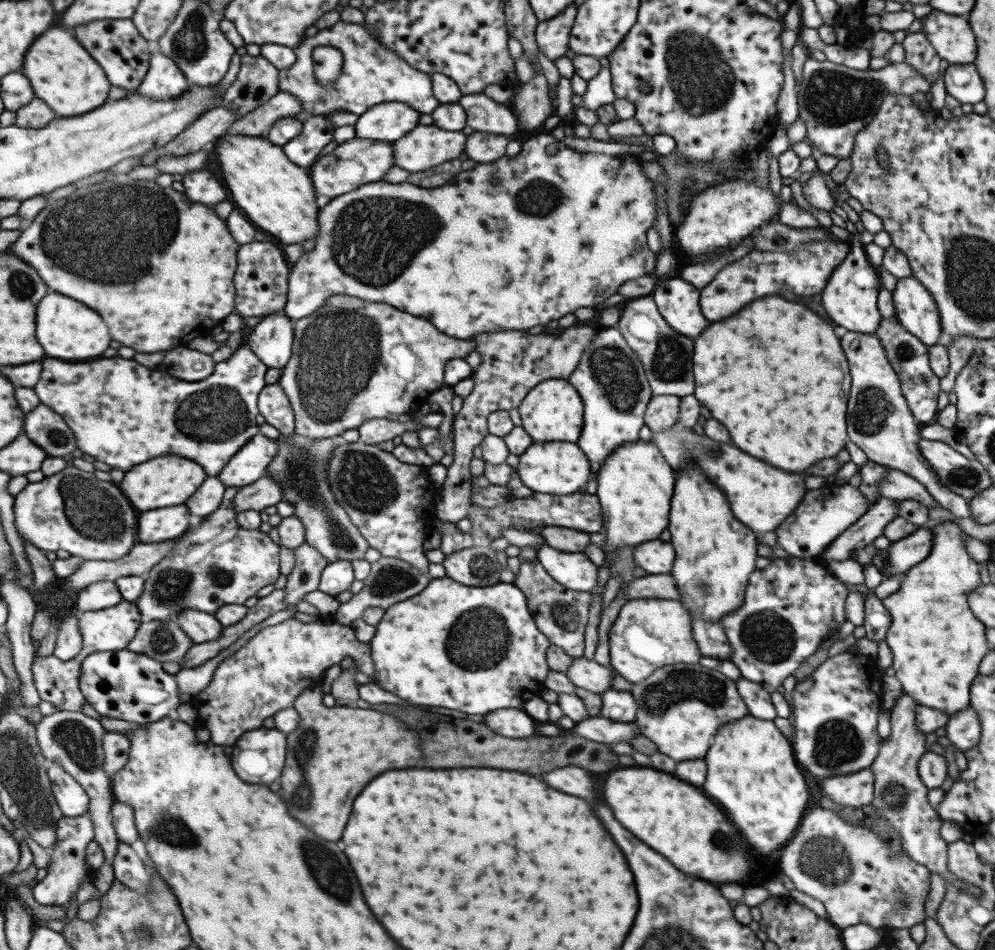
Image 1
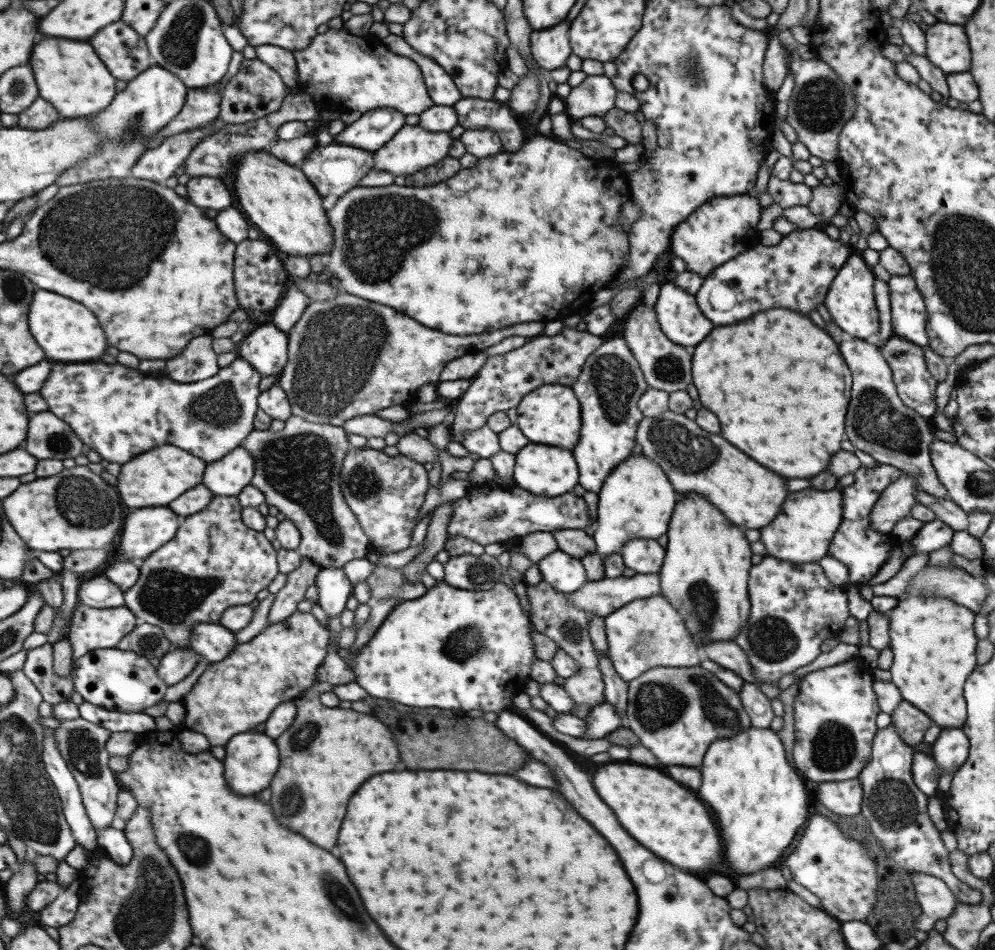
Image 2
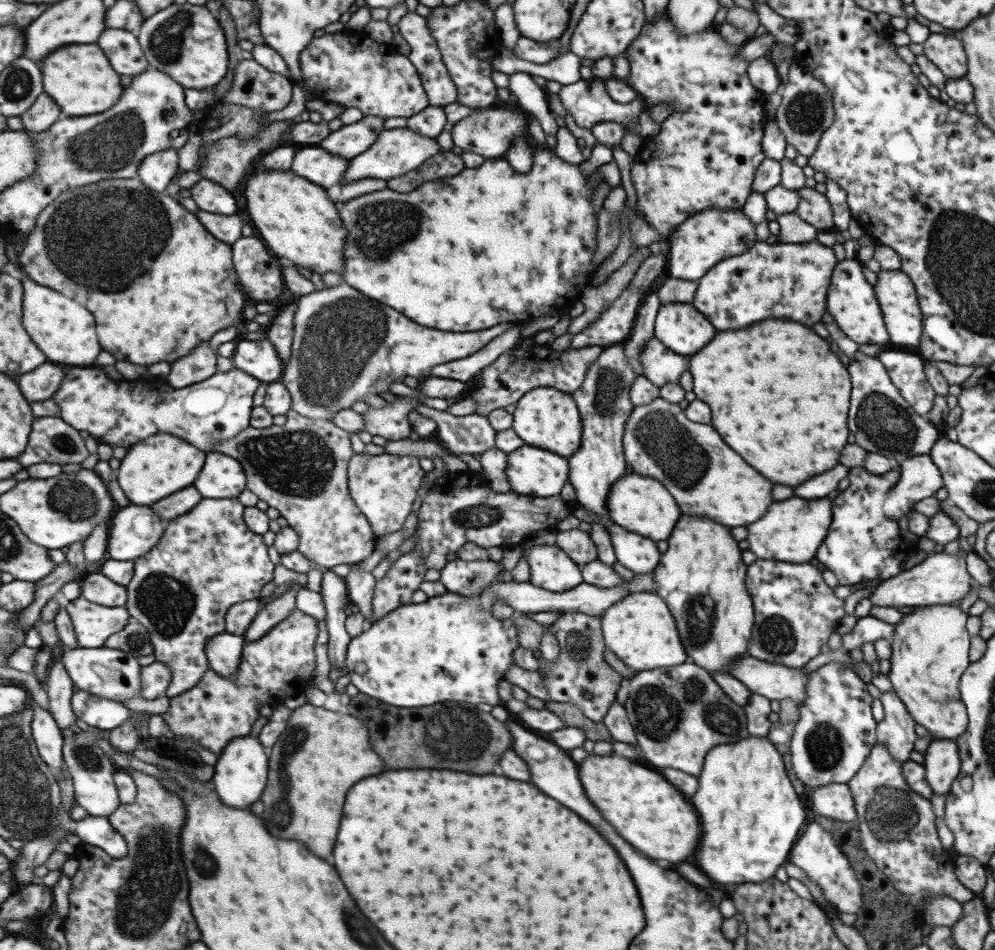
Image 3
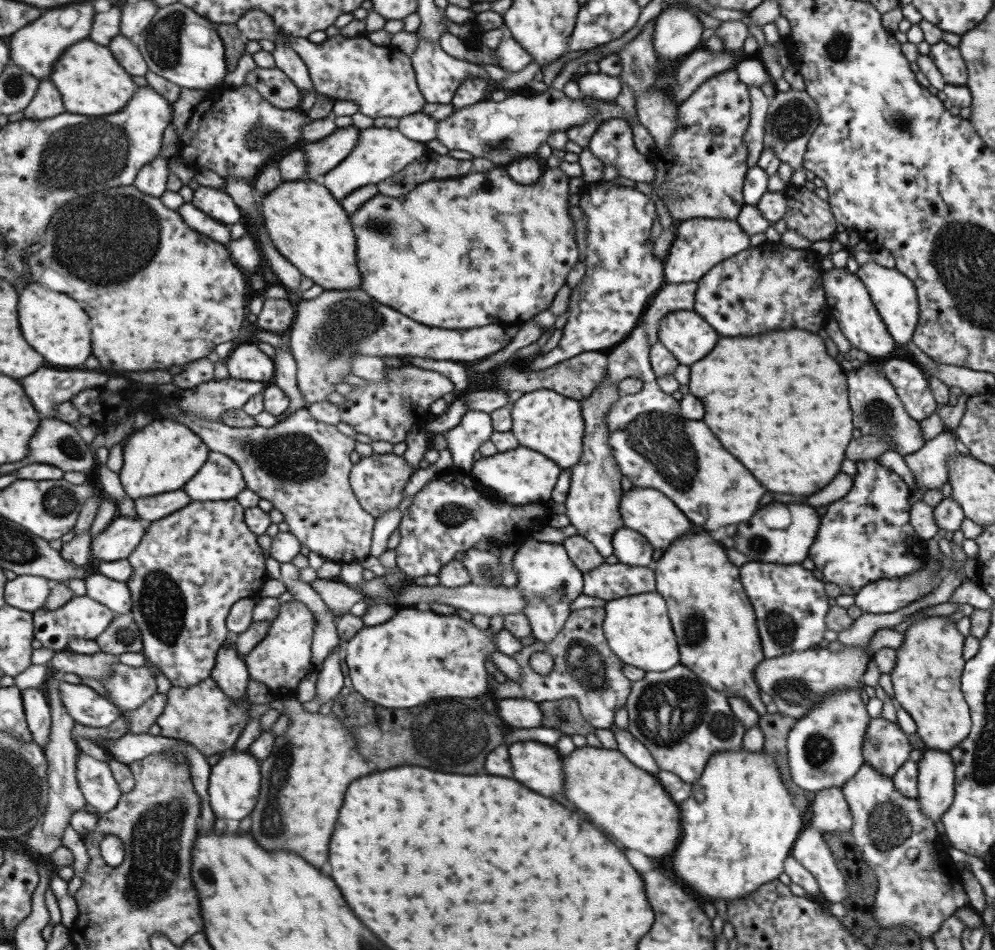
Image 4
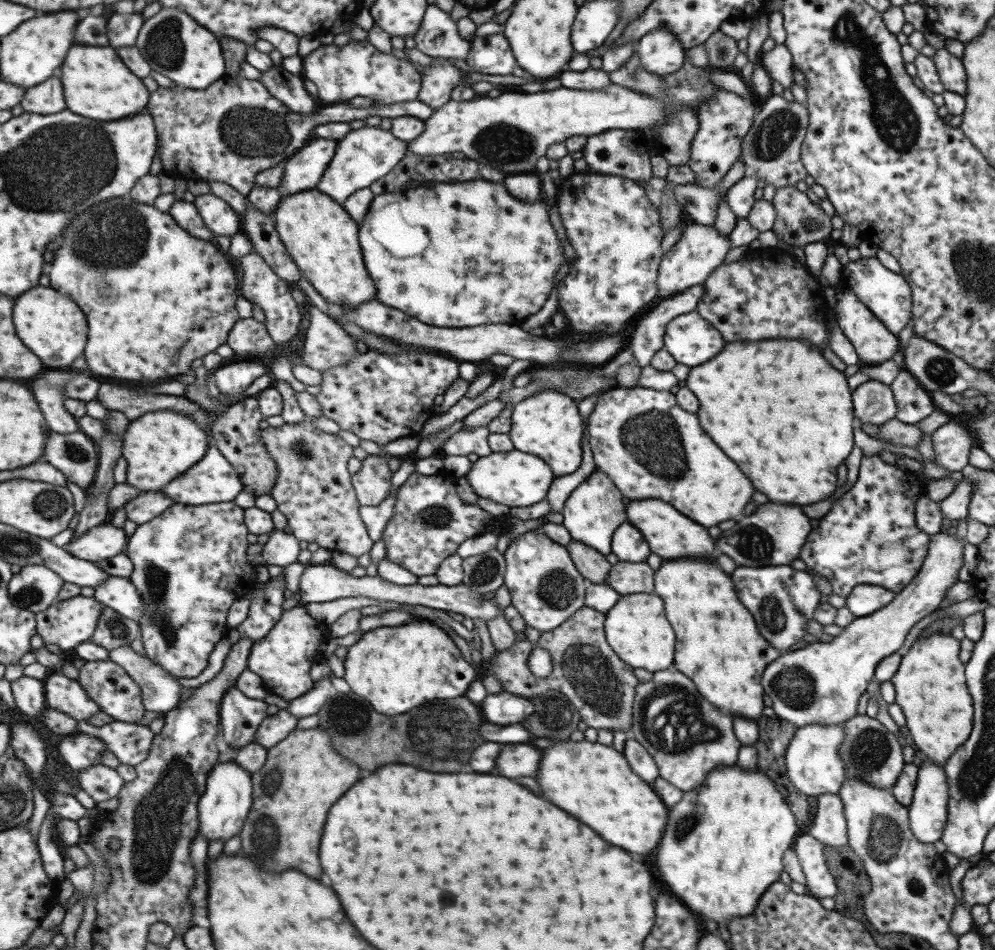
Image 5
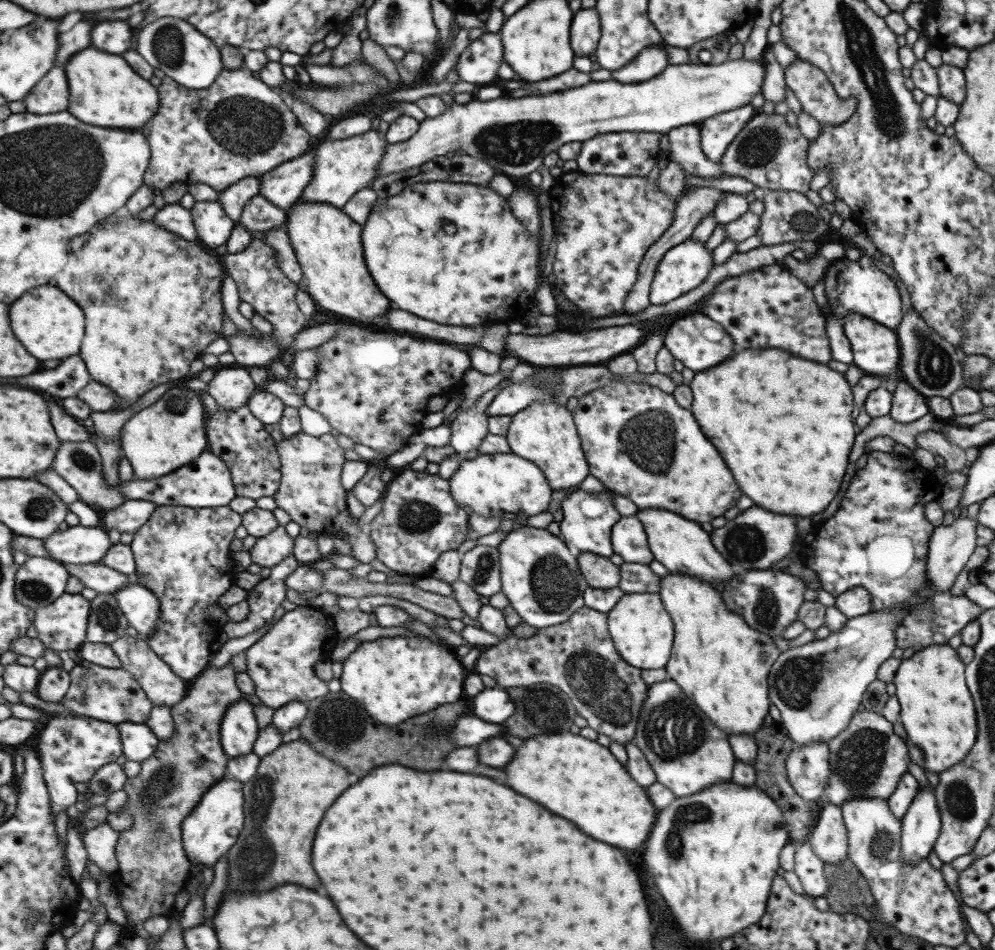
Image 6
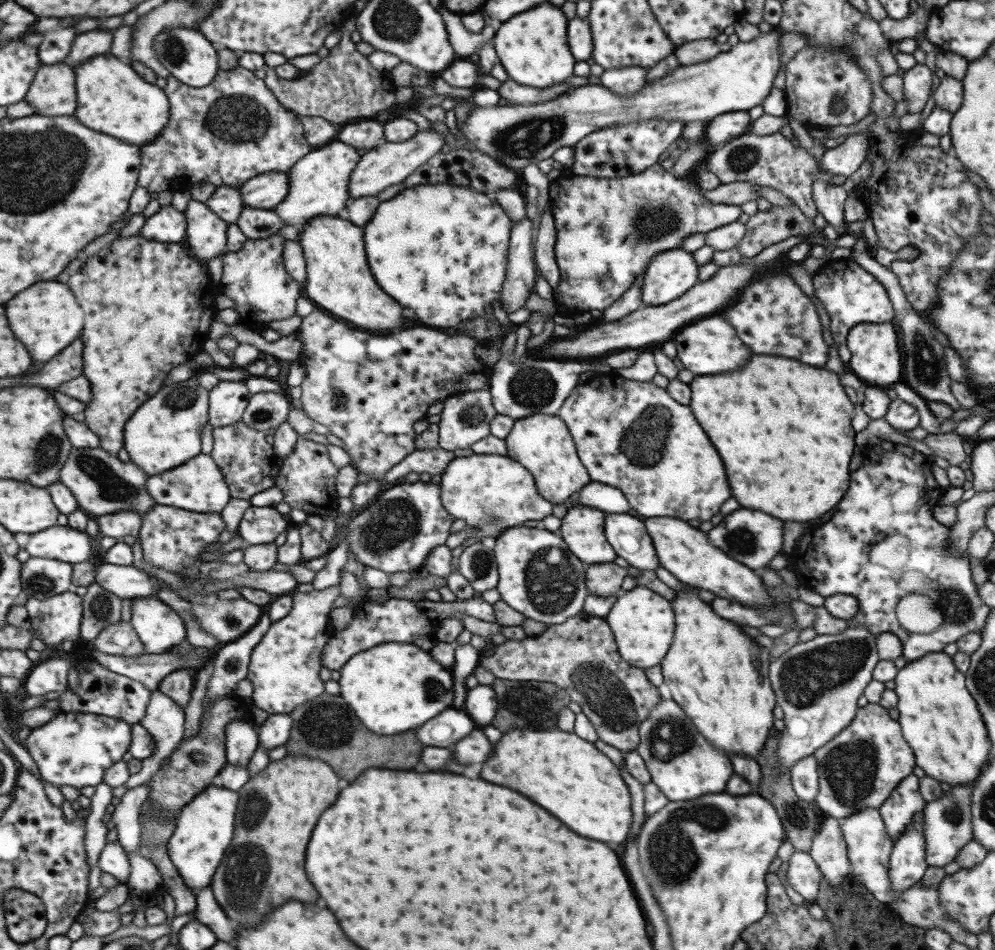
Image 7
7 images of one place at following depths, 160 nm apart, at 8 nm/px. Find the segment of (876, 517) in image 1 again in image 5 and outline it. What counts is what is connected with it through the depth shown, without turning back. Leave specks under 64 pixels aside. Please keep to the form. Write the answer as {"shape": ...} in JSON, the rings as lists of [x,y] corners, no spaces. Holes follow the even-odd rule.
{"shape":[[[949,420],[930,434],[933,456],[929,461],[949,472],[960,471],[967,464],[969,448],[975,445],[970,432]]]}

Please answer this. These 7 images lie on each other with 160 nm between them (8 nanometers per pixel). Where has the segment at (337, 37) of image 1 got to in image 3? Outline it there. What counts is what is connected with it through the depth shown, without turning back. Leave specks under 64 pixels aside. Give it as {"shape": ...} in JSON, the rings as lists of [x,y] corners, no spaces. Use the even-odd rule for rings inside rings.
{"shape":[[[341,30],[336,33],[313,37],[309,44],[298,54],[298,65],[306,88],[313,99],[332,101],[343,108],[357,108],[363,116],[379,118],[403,117],[409,119],[428,105],[424,88],[421,86],[416,68],[409,59],[398,53],[391,44],[381,44],[368,37]]]}

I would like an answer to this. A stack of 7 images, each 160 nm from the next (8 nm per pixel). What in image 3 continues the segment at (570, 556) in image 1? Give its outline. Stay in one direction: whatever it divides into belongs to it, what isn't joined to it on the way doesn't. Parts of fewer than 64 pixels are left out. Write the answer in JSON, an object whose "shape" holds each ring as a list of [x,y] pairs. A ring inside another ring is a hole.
{"shape":[[[533,544],[530,548],[523,548],[523,557],[527,559],[530,570],[528,581],[538,588],[559,593],[570,590],[584,581],[580,567],[556,545]]]}

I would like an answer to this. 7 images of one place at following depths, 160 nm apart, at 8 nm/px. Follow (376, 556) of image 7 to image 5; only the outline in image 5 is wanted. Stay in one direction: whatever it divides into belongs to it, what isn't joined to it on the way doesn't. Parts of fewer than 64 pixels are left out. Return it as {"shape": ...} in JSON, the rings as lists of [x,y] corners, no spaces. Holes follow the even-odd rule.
{"shape":[[[444,468],[433,475],[413,471],[397,488],[393,514],[382,532],[380,539],[384,541],[386,550],[384,558],[416,577],[435,574],[439,563],[455,553],[463,540],[483,533],[494,516],[475,503],[461,501],[456,492],[457,486],[468,487],[467,477],[455,476]]]}

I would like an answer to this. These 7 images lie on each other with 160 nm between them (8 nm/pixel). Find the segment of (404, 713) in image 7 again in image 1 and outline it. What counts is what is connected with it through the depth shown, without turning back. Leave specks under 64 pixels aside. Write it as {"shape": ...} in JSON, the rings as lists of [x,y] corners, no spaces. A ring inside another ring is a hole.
{"shape":[[[446,576],[430,578],[422,592],[384,609],[375,628],[368,642],[375,682],[413,704],[441,706],[465,714],[521,709],[528,700],[539,697],[550,671],[545,658],[550,642],[535,626],[523,593],[513,583],[499,582],[477,588],[456,583]]]}

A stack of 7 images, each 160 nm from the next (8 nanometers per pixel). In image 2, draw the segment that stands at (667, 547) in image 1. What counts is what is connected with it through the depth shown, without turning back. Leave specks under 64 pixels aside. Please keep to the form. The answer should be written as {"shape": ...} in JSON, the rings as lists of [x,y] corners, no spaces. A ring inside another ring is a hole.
{"shape":[[[634,538],[626,542],[619,552],[623,564],[636,573],[657,573],[661,568],[665,550],[656,539]]]}

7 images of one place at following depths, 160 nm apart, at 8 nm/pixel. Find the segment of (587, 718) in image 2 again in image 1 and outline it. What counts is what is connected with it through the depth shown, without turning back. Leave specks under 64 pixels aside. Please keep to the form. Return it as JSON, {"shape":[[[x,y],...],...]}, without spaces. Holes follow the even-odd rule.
{"shape":[[[606,690],[600,695],[602,705],[601,718],[608,718],[611,722],[632,722],[635,716],[636,704],[629,690]]]}

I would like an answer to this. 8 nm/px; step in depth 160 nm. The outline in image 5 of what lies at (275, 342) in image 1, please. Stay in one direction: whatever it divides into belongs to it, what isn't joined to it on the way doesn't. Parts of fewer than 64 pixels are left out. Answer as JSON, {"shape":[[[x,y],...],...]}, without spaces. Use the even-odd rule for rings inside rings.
{"shape":[[[257,359],[237,361],[219,366],[210,373],[214,376],[219,393],[230,397],[243,392],[256,378],[265,374],[265,364]]]}

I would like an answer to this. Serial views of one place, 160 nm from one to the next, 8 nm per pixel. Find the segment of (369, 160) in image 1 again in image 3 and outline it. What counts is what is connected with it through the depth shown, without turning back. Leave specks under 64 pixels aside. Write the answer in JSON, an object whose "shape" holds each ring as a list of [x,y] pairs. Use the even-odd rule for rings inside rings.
{"shape":[[[299,145],[293,155],[289,172],[320,188],[331,188],[341,181],[347,160],[323,152],[317,146]]]}

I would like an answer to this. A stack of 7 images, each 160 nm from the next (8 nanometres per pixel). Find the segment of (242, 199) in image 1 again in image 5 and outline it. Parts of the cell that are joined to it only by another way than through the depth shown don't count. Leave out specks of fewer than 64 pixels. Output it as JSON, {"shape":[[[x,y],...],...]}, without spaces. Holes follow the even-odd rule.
{"shape":[[[315,189],[297,191],[282,196],[271,217],[279,241],[300,274],[331,307],[354,307],[373,298],[375,286],[363,266],[358,226],[342,205]]]}

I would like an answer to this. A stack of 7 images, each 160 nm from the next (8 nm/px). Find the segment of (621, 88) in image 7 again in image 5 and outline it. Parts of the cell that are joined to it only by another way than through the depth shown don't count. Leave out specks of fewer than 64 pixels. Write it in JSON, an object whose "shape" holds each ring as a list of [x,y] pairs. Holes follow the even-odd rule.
{"shape":[[[667,29],[646,32],[637,40],[635,51],[643,68],[660,77],[683,66],[685,50],[678,38]]]}

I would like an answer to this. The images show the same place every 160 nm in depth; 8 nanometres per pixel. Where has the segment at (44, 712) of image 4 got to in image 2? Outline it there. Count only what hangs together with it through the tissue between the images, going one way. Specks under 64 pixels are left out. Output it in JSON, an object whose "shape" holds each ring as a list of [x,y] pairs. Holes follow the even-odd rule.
{"shape":[[[43,728],[41,739],[42,763],[60,798],[62,813],[73,839],[77,845],[92,852],[97,848],[96,834],[82,805],[77,783],[61,758],[51,729]]]}

